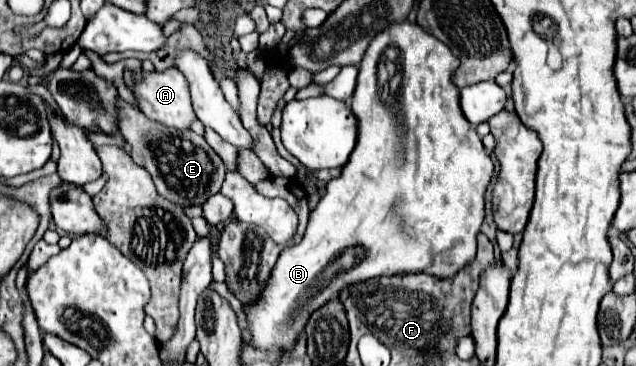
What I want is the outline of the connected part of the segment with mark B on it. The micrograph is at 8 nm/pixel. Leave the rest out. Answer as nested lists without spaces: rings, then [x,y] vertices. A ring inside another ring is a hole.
[[[396,22],[370,42],[366,56],[358,66],[358,82],[350,100],[350,108],[358,120],[358,138],[350,162],[342,168],[338,178],[328,182],[318,206],[310,212],[304,240],[298,246],[284,248],[280,254],[260,300],[256,300],[254,306],[244,306],[250,322],[250,344],[246,344],[246,350],[252,344],[272,344],[290,350],[304,330],[308,316],[352,282],[410,272],[448,278],[474,260],[476,234],[484,220],[484,196],[494,176],[494,162],[486,154],[482,140],[472,130],[468,118],[462,116],[460,90],[452,82],[456,66],[460,66],[460,60],[456,60],[450,48],[416,22]],[[388,46],[396,46],[402,60],[402,84],[396,94],[396,106],[386,106],[380,100],[378,86],[376,62]],[[350,246],[364,246],[366,258],[358,266],[324,282],[322,274],[328,264]]]

